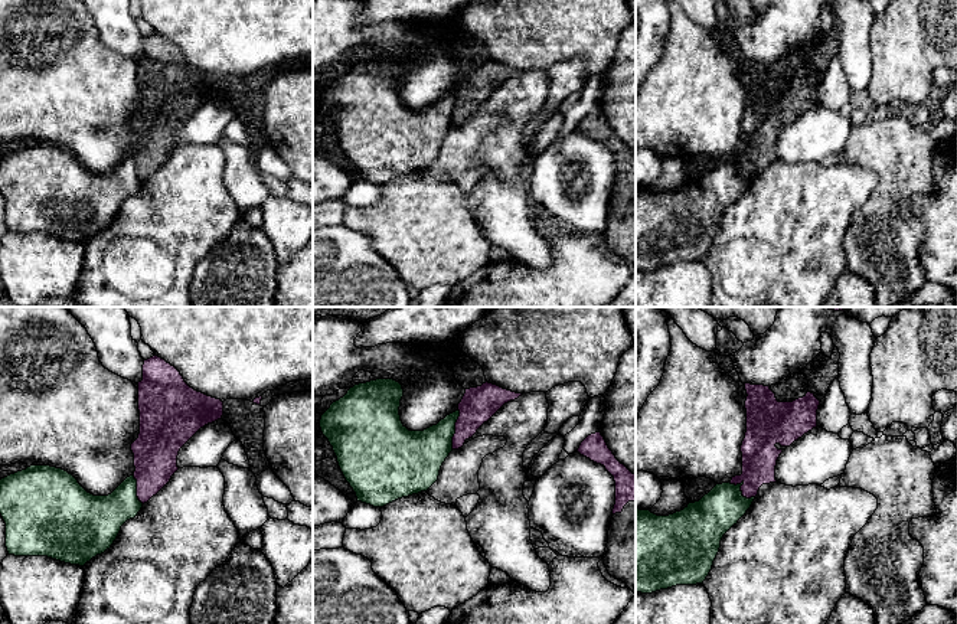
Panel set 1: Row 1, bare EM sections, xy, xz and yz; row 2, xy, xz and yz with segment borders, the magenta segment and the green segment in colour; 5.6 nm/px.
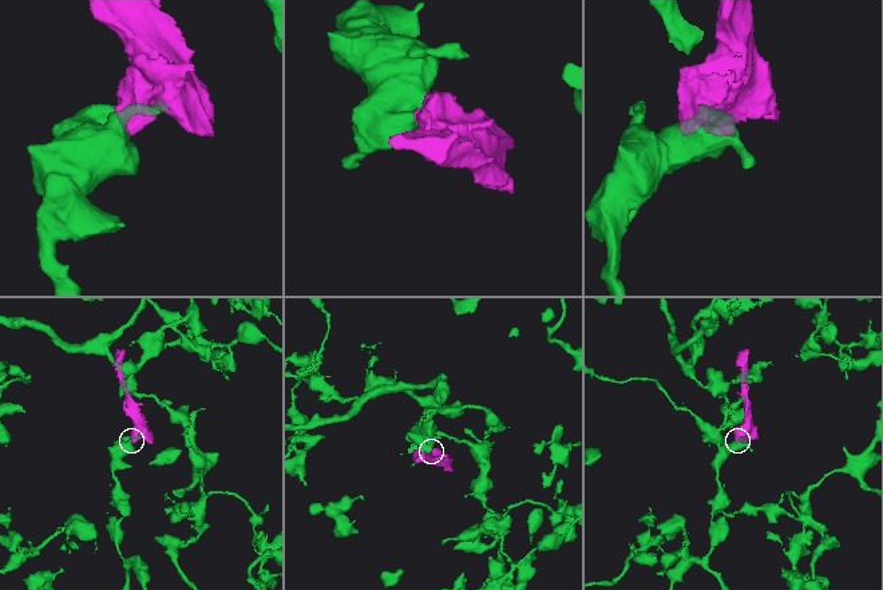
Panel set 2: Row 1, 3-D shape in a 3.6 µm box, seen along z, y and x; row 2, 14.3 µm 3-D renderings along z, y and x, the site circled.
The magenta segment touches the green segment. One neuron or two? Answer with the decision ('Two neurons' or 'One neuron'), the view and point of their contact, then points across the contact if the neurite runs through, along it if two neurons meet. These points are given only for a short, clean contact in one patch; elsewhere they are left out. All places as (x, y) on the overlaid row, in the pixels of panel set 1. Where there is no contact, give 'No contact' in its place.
Two neurons. Touches magenta at yz (741, 490). Boundary: yz (728, 482), (738, 484), (744, 496), (754, 497)

